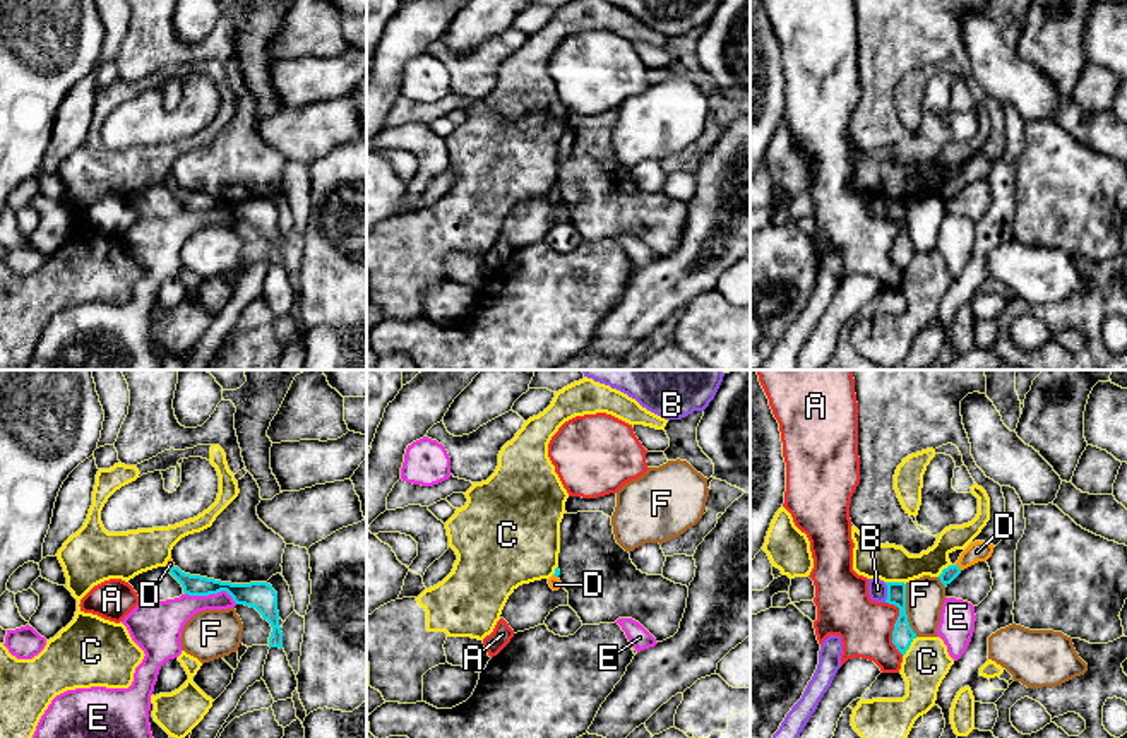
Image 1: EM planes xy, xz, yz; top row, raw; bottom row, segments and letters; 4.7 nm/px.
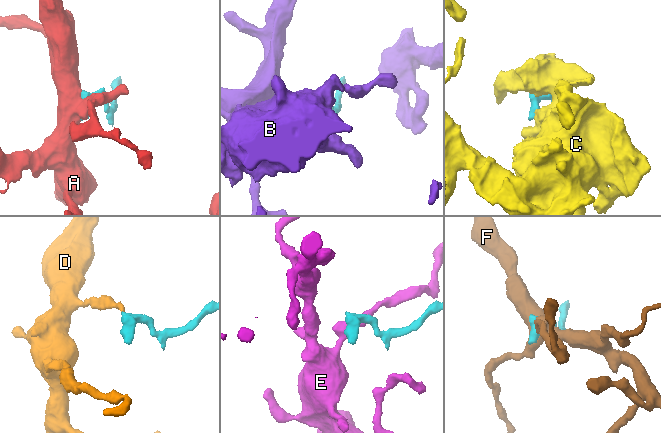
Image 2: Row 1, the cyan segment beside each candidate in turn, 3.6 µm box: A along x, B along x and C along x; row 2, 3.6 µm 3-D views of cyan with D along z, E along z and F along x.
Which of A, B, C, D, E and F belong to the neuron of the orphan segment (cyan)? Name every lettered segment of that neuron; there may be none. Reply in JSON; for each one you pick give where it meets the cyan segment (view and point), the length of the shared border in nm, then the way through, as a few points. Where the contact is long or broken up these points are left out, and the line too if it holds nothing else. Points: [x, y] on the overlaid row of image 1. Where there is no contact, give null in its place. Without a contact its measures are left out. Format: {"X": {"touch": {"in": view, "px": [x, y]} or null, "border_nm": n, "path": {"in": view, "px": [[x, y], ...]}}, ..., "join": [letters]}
{"D": {"touch": {"in": "yz", "px": [958, 567]}, "border_nm": 40, "path": {"in": "yz", "px": [[951, 572], [958, 567], [977, 552]]}}, "join": ["D"]}

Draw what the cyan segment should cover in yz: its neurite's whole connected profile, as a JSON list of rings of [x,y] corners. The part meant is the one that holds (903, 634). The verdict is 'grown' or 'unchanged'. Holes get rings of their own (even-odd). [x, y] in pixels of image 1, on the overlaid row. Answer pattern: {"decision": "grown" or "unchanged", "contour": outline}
{"decision": "unchanged", "contour": [[[886,582],[887,599],[886,603],[899,608],[899,616],[892,630],[892,644],[904,656],[911,642],[916,639],[916,634],[909,627],[906,615],[906,584],[904,582]]]}

